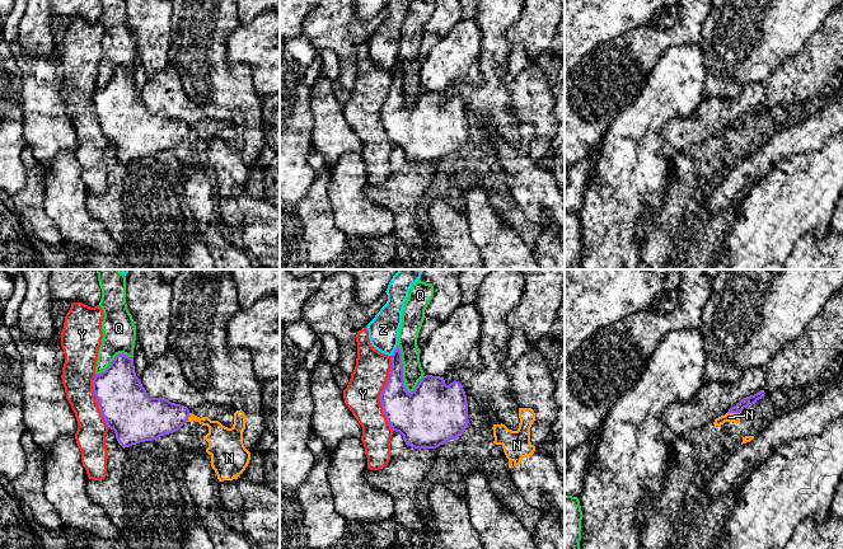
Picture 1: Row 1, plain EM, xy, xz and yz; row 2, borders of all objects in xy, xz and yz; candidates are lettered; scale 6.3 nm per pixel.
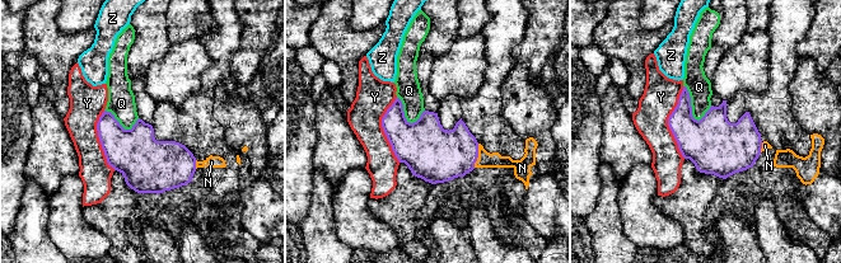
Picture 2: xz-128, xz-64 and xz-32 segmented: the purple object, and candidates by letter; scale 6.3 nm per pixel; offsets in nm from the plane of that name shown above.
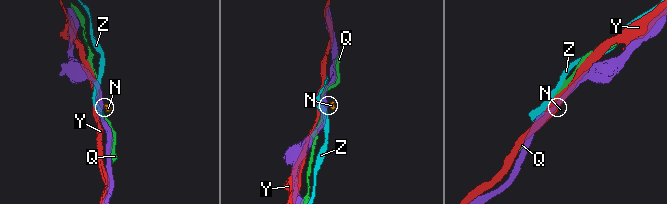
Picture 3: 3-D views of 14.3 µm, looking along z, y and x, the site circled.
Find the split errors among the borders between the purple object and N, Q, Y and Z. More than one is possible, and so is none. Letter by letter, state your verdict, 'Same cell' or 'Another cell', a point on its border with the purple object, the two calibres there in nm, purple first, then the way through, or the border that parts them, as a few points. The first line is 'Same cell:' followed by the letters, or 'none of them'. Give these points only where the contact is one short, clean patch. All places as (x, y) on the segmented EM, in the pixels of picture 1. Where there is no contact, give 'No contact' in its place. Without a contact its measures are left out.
Same cell: none of them
N: Another cell. Touches purple at yz (734, 412). Thickness 60 nm (purple) against 60 nm. Boundary: yz (727, 412), (739, 413)
Q: Another cell. Touches purple at xz (402, 370). Thickness 240 nm (purple) against 130 nm
Y: Another cell. Touches purple at xz (382, 393). Thickness 300 nm (purple) against 220 nm
Z: Another cell. Touches purple at xz (396, 350). Thickness 130 nm (purple) against 190 nm

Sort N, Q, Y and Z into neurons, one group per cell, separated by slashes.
N / Q / Y / Z

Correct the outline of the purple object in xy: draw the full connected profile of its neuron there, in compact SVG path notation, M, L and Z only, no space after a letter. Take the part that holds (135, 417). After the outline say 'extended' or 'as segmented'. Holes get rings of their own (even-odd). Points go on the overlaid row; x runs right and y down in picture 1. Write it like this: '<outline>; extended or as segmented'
M120 353L111 365L93 379L93 391L108 428L113 430L122 447L154 441L160 436L178 431L189 417L184 405L169 402L165 398L150 398L136 376L134 357Z; as segmented

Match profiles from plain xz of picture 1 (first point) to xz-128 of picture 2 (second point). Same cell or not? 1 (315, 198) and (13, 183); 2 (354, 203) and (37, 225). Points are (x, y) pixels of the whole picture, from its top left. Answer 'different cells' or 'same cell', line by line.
1: different cells
2: different cells

